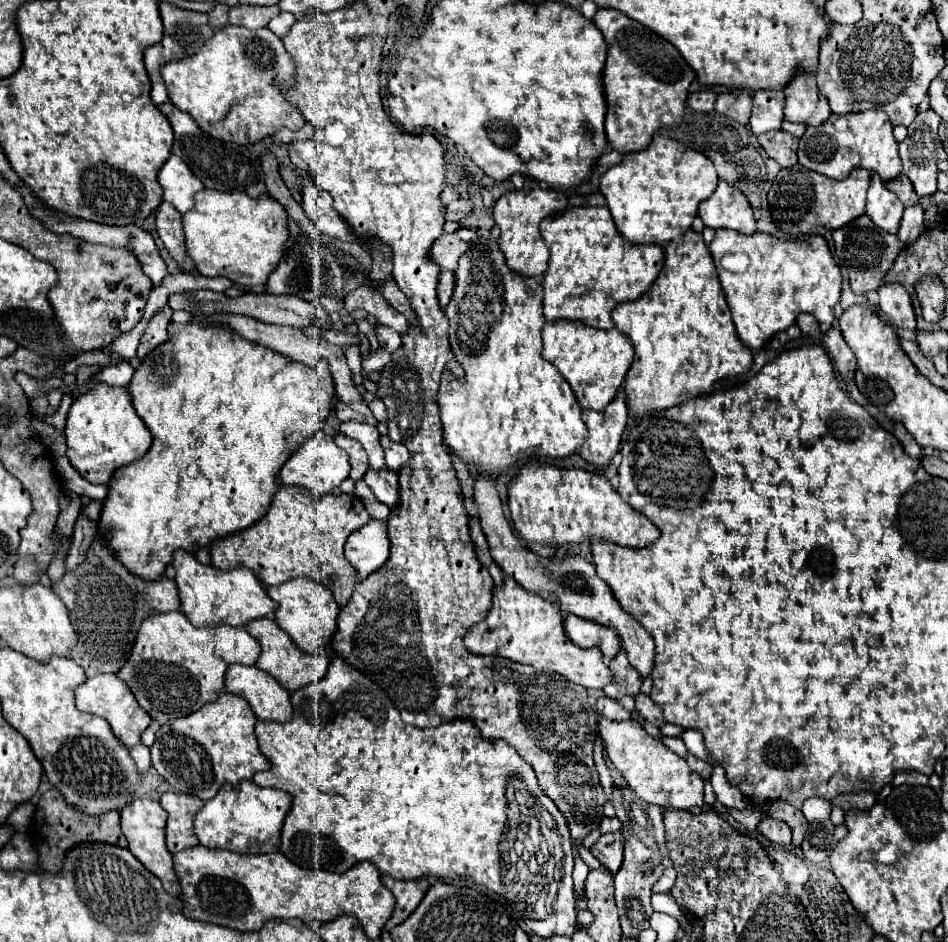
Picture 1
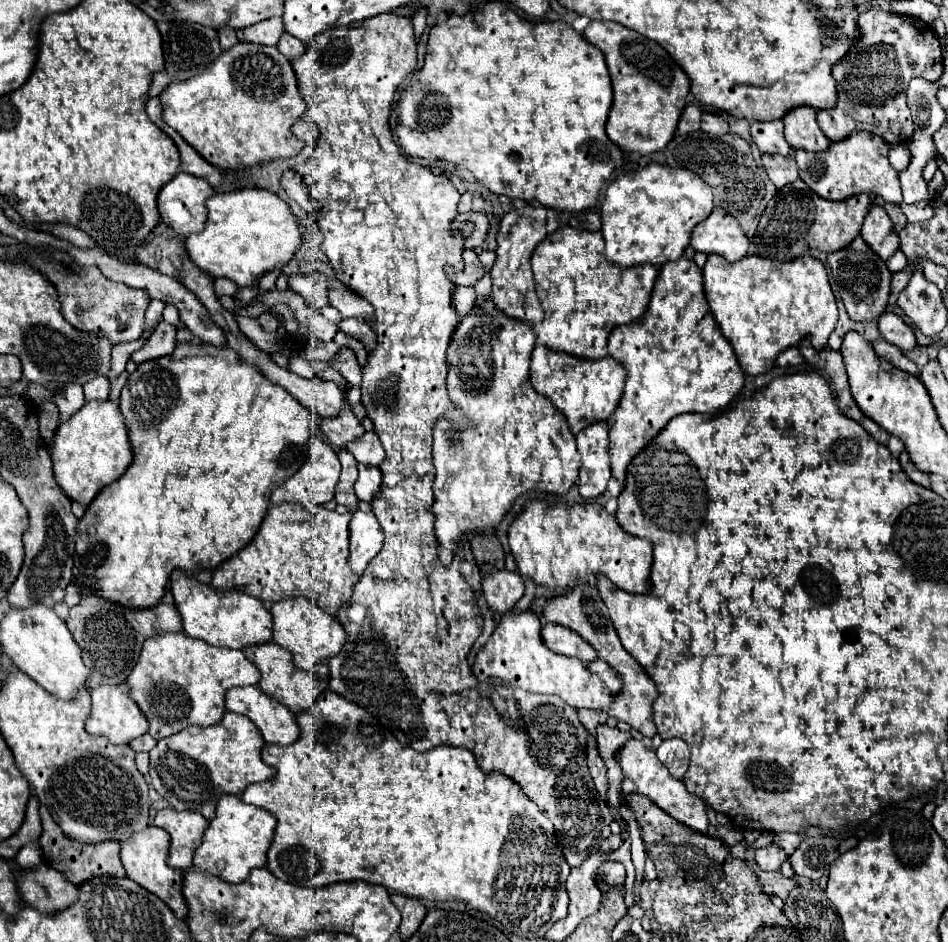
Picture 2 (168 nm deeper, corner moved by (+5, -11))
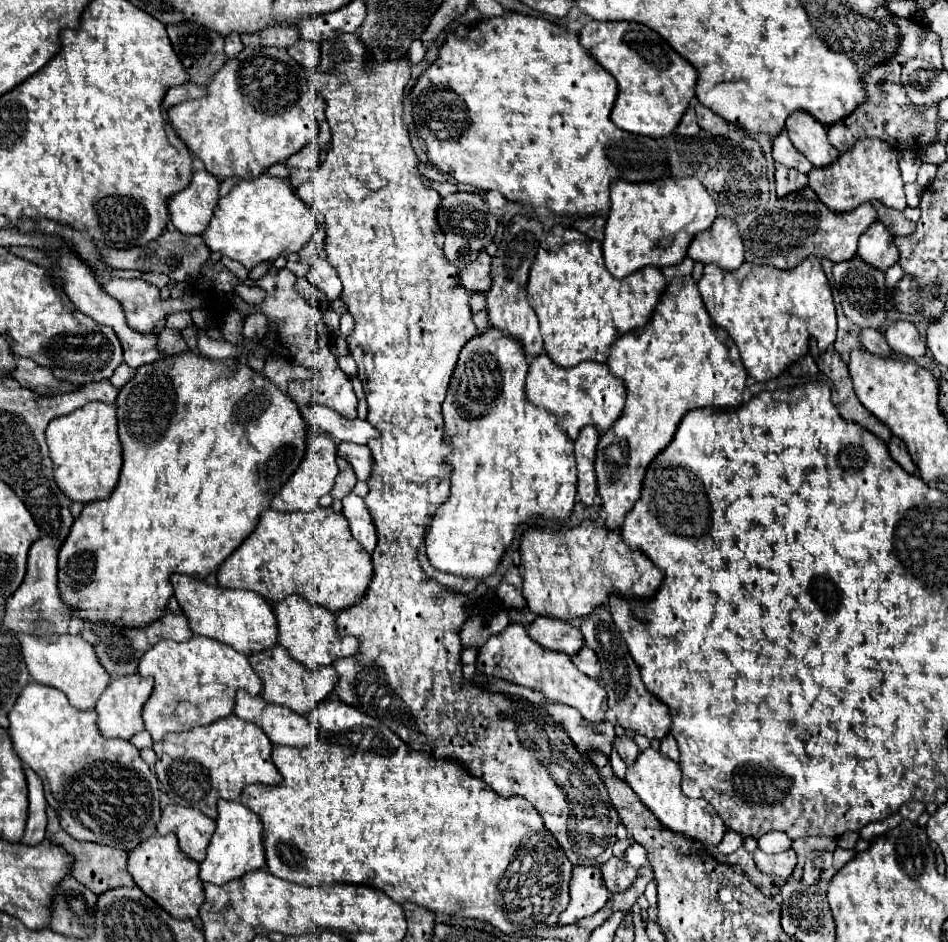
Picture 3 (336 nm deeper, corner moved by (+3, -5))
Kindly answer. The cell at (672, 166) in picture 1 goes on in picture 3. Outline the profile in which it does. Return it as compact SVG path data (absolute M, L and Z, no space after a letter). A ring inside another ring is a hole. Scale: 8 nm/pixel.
M667 178L657 184L629 184L625 180L615 180L611 184L611 212L607 216L605 240L603 240L605 266L617 280L623 280L633 272L643 270L645 266L657 266L657 268L675 266L685 258L691 240L699 232L709 230L715 218L717 218L715 200L709 196L705 186L697 178L683 178L683 180Z

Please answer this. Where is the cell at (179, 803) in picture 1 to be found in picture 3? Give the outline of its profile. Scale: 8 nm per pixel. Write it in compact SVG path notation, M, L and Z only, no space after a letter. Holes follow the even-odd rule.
M169 804L157 824L159 834L173 832L179 838L179 848L195 862L201 862L207 854L207 844L215 832L215 820L207 818L195 808Z

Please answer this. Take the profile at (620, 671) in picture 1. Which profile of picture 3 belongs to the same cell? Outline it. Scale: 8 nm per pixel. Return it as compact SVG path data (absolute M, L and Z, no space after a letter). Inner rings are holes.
M583 646L571 660L583 674L587 674L591 678L599 676L599 660L597 660L597 656L595 656L595 652L591 648Z

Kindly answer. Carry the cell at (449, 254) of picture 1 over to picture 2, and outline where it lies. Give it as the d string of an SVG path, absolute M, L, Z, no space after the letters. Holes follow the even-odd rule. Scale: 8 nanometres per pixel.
M473 250L473 254L469 254L469 258L465 258L465 268L461 272L455 272L453 268L447 268L447 276L453 280L453 284L461 284L461 286L475 286L475 282L483 276L483 266L477 260L477 252Z

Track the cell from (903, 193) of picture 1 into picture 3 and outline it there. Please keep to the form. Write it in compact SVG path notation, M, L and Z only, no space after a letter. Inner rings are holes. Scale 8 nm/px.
M873 202L875 204L875 210L877 210L877 220L895 236L907 236L915 230L915 224L909 222L903 212L899 210L893 210L893 208L887 208L883 206L881 202Z

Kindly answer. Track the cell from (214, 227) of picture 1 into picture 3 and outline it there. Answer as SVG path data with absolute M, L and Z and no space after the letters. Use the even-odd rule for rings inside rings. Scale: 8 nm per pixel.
M261 174L255 180L241 180L225 198L219 200L203 240L213 252L221 252L251 270L261 262L273 262L279 256L299 252L309 242L313 230L315 214L295 196L289 180Z

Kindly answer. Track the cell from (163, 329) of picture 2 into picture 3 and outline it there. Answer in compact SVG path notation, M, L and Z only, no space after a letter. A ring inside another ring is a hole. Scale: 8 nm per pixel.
M161 330L159 334L159 350L167 356L173 356L173 354L183 354L183 352L189 352L183 336L179 330Z

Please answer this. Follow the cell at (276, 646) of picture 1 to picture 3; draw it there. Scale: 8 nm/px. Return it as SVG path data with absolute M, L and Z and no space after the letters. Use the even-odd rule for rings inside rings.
M279 644L269 650L251 654L249 662L251 662L255 674L263 682L263 698L267 698L267 702L271 702L271 704L287 706L297 714L313 712L315 706L333 692L335 682L337 682L337 672L333 666L323 666L319 670L307 670L307 666L295 662L289 656L289 652Z

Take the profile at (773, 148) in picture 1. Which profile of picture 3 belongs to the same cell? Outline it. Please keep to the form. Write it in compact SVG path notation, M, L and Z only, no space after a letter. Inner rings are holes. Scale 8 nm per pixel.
M775 164L775 184L777 184L777 196L783 198L791 192L803 190L807 186L807 176L799 174L793 168L785 168L781 164Z

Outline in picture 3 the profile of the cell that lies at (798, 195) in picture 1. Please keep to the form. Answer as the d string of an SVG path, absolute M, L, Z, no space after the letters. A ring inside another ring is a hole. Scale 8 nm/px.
M805 188L801 192L779 198L773 208L765 210L765 214L747 218L747 232L741 234L745 246L745 262L757 266L775 266L781 270L799 266L807 256L845 262L855 256L859 236L875 220L877 214L871 204L859 206L853 214L833 214L809 188Z

